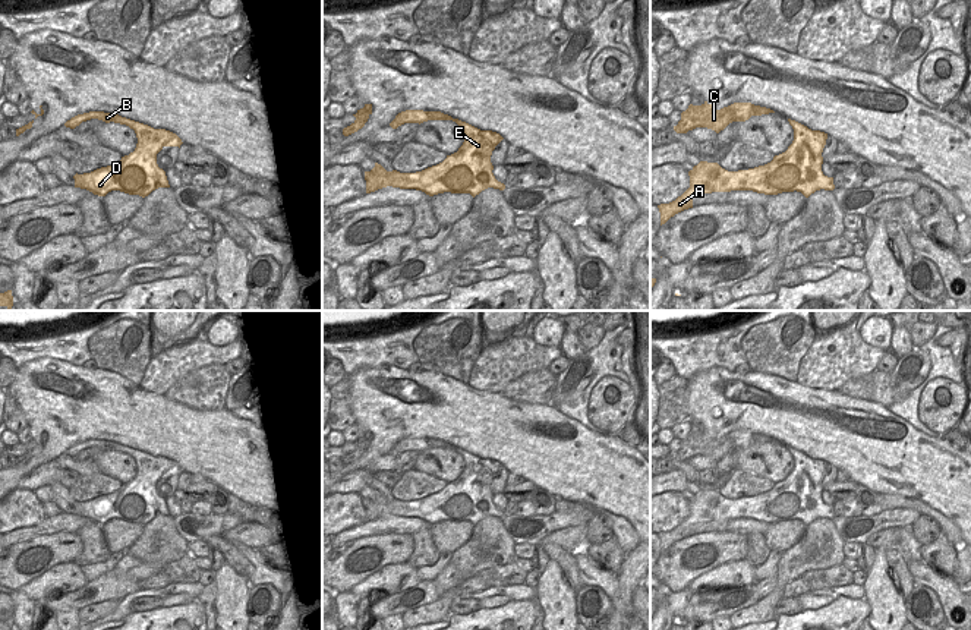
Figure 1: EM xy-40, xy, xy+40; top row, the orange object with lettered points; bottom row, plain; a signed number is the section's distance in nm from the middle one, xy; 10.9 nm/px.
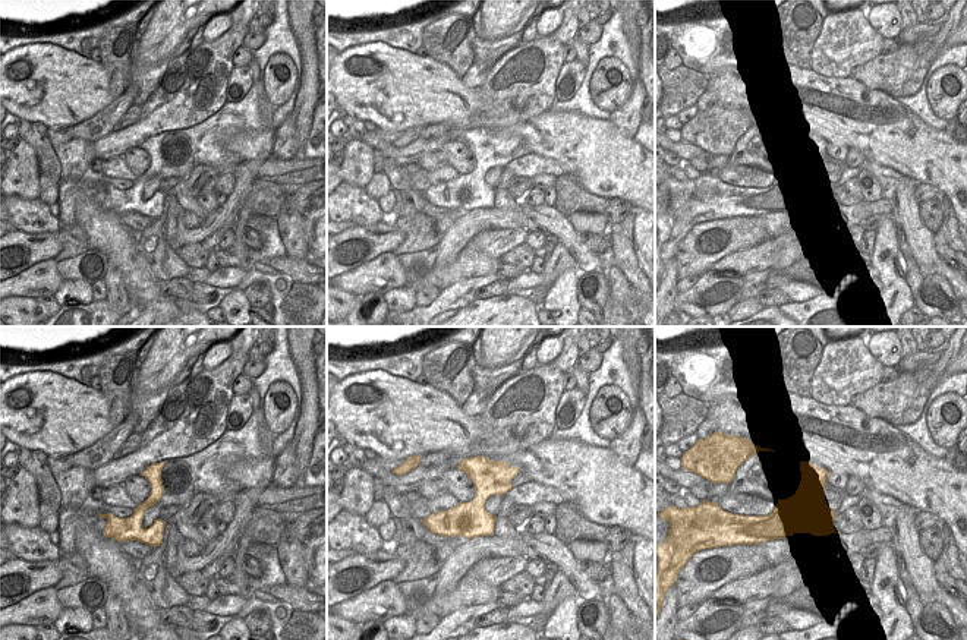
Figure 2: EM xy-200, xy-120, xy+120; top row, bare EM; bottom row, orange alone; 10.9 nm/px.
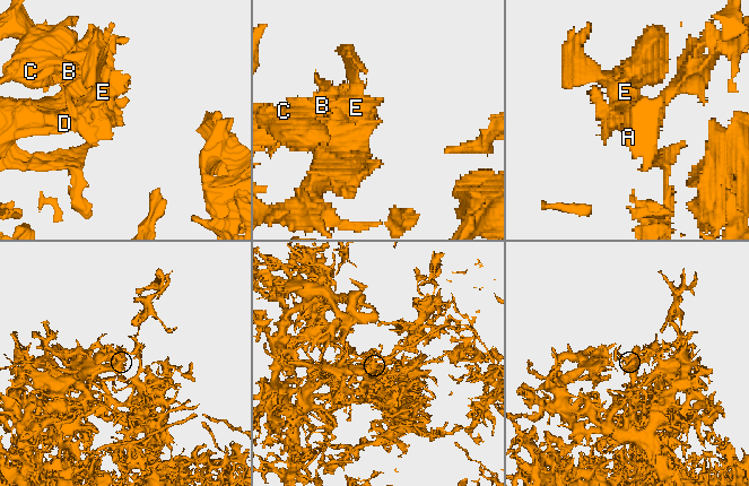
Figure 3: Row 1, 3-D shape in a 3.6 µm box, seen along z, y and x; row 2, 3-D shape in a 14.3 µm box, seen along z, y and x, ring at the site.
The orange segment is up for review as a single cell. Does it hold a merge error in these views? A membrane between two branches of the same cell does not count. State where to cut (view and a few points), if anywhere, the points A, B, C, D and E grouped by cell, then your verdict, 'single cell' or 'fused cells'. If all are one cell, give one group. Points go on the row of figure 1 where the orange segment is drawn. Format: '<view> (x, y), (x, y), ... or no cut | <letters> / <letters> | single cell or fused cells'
xy+40 (759, 106), (746, 117), (735, 117), (733, 120) | A B D E / C | fused cells

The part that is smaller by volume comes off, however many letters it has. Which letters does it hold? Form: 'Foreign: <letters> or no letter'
Foreign: C

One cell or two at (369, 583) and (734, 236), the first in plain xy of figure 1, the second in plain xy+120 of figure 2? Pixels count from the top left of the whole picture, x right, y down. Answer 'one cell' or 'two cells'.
two cells

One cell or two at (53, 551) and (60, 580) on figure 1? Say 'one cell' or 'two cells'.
two cells

